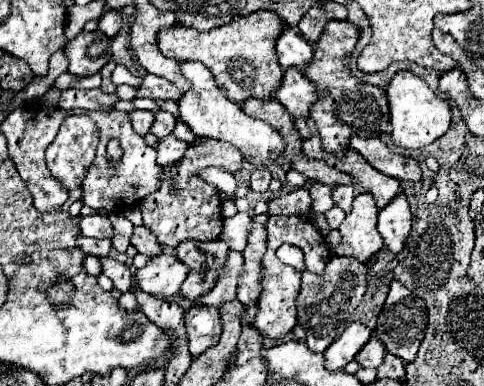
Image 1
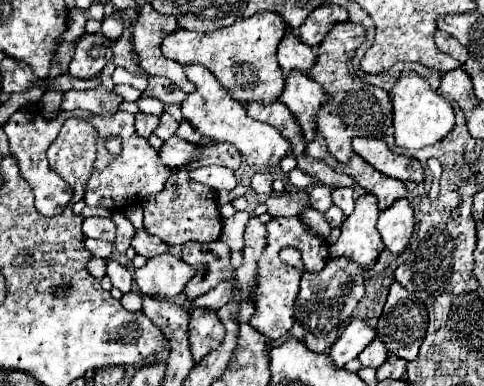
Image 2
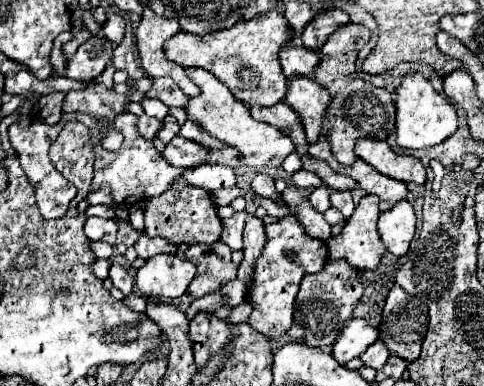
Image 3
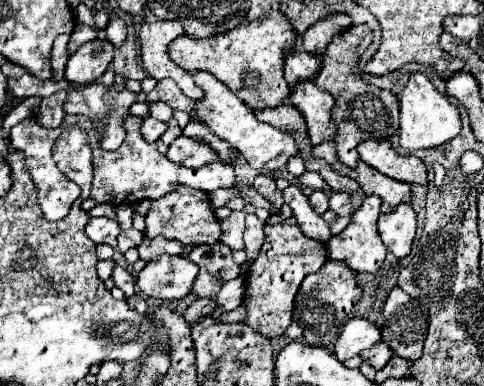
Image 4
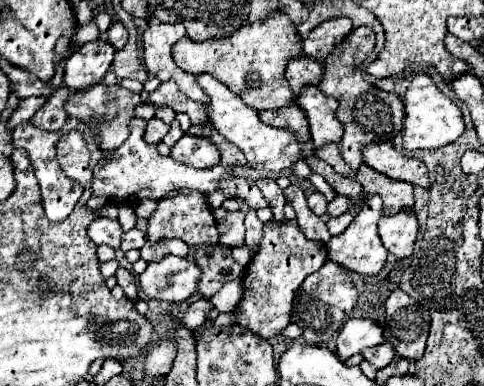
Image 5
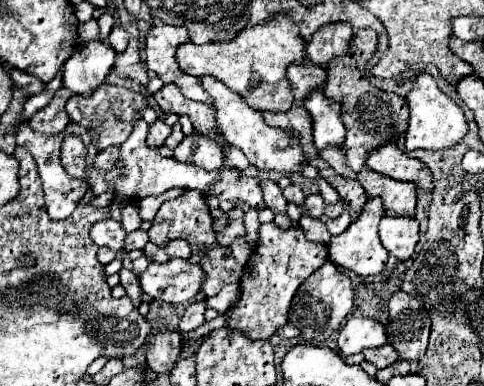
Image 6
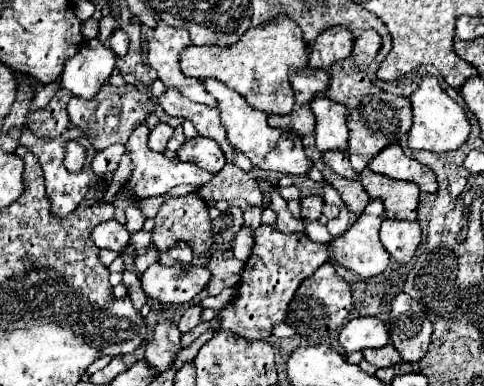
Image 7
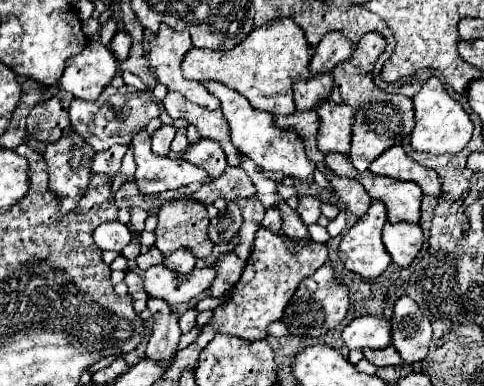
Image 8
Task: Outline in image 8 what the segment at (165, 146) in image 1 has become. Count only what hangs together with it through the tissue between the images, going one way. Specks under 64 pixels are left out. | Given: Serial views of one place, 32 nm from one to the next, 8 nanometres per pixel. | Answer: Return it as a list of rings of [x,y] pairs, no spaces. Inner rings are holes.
[[[200,138],[198,142],[188,144],[188,148],[182,152],[182,160],[188,160],[188,162],[204,168],[212,178],[220,176],[228,166],[220,144],[216,140],[208,140],[208,138]]]

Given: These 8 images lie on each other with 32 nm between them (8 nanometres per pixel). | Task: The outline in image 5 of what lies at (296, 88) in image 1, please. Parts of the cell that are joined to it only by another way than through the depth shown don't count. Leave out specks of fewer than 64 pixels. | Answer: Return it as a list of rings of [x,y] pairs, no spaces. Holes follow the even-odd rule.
[[[308,84],[294,98],[294,104],[298,104],[306,112],[306,118],[308,118],[308,124],[310,124],[312,144],[316,148],[328,144],[328,142],[340,140],[342,126],[334,118],[338,102],[332,96],[326,96],[322,90]]]

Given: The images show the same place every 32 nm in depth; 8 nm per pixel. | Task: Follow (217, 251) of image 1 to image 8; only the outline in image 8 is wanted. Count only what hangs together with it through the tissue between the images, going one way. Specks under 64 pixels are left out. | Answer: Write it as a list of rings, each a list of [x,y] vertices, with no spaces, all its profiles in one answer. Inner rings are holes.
[[[224,252],[218,256],[212,268],[216,268],[216,280],[212,282],[210,294],[222,296],[236,284],[236,280],[240,280],[240,274],[244,270],[244,260],[240,260],[234,252]]]

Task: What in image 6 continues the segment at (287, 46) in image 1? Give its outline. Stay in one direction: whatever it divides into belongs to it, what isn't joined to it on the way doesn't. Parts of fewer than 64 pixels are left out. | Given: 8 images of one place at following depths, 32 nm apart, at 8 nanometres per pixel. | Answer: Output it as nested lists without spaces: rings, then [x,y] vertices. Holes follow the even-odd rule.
[[[304,60],[300,64],[290,64],[286,76],[288,76],[290,86],[294,90],[294,98],[300,104],[300,100],[304,100],[304,96],[310,90],[316,90],[324,84],[326,70],[320,68],[318,64],[308,64],[308,60]]]

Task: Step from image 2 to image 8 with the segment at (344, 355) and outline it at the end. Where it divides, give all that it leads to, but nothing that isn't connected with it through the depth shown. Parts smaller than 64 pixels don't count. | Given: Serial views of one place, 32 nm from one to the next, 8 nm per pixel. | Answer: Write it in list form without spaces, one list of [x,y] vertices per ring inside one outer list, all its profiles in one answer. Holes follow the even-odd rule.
[[[378,316],[354,318],[342,332],[342,342],[348,350],[384,348],[390,344],[390,324]]]

